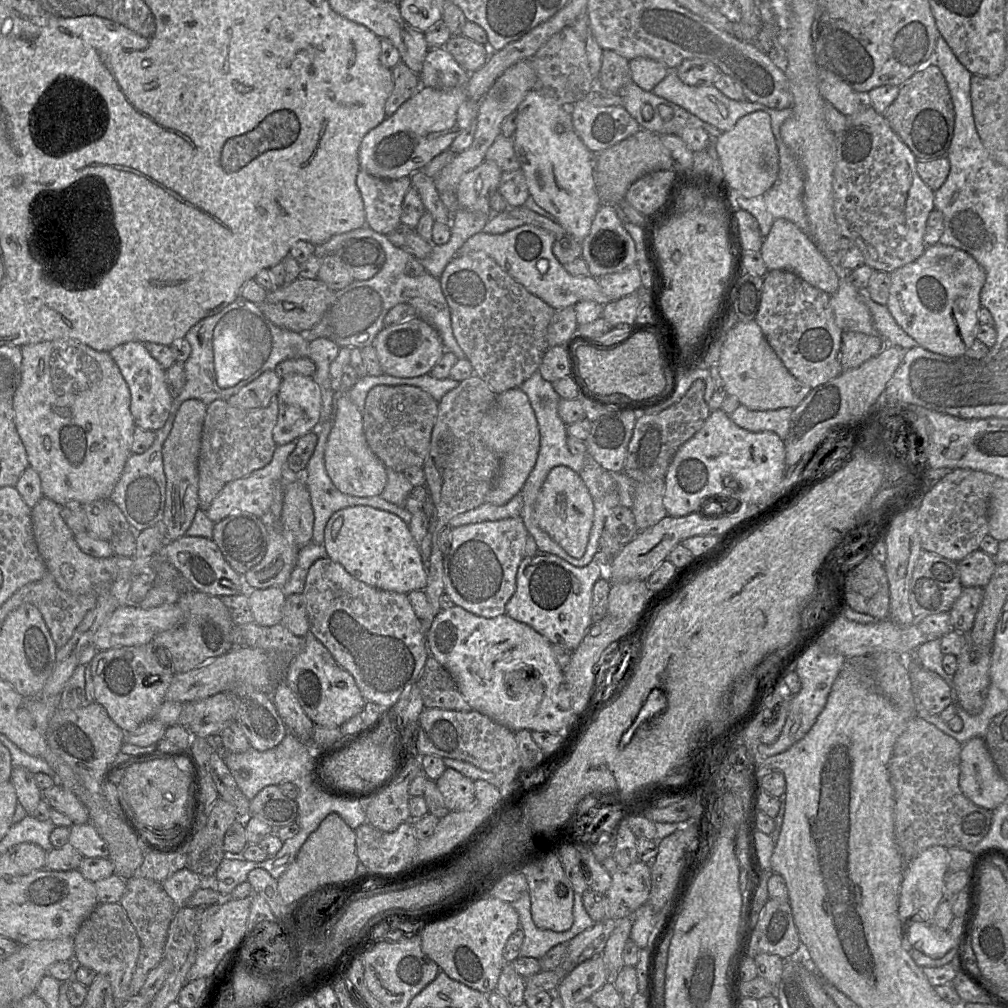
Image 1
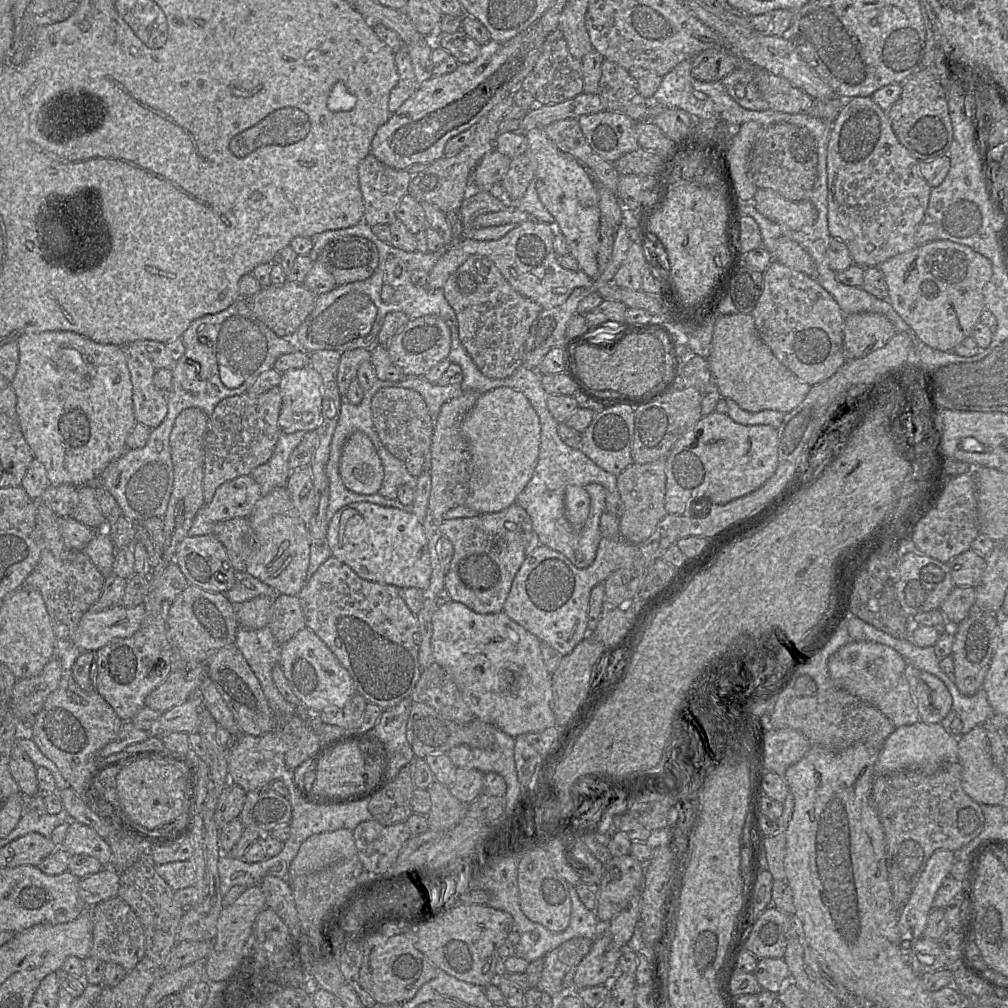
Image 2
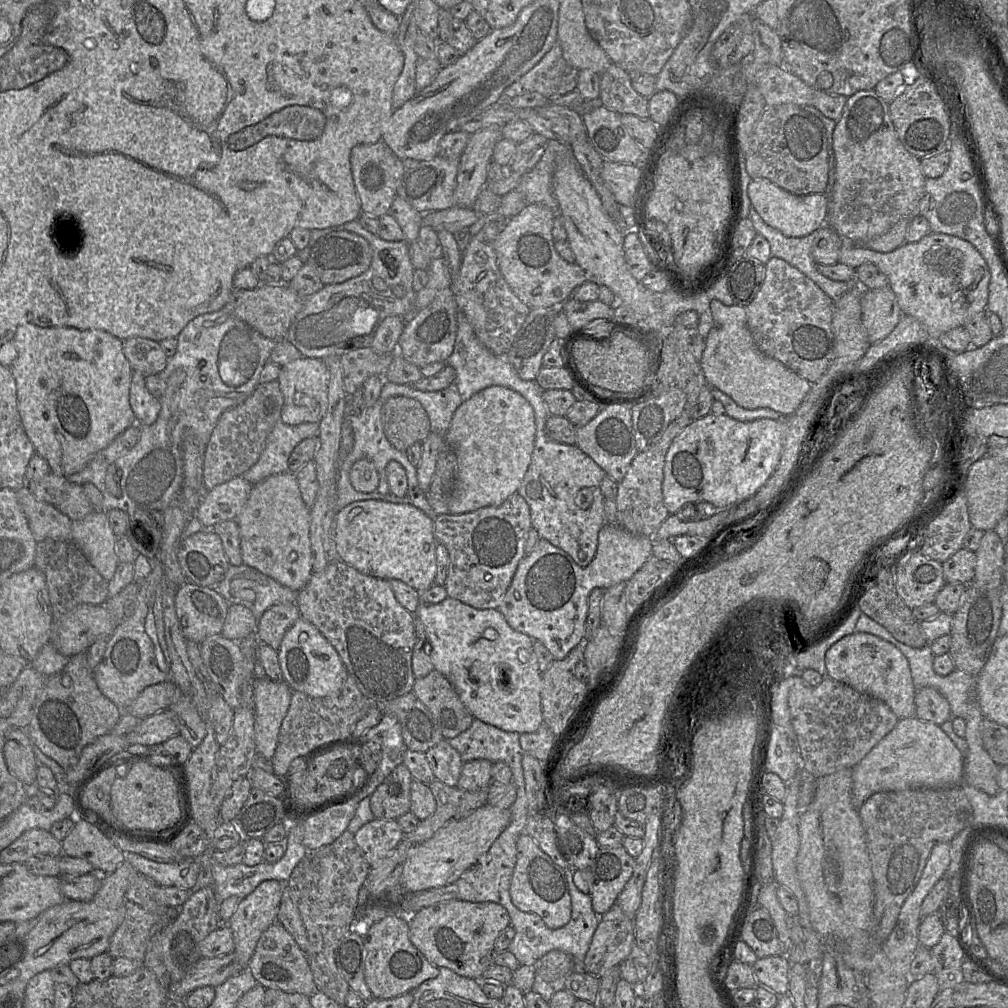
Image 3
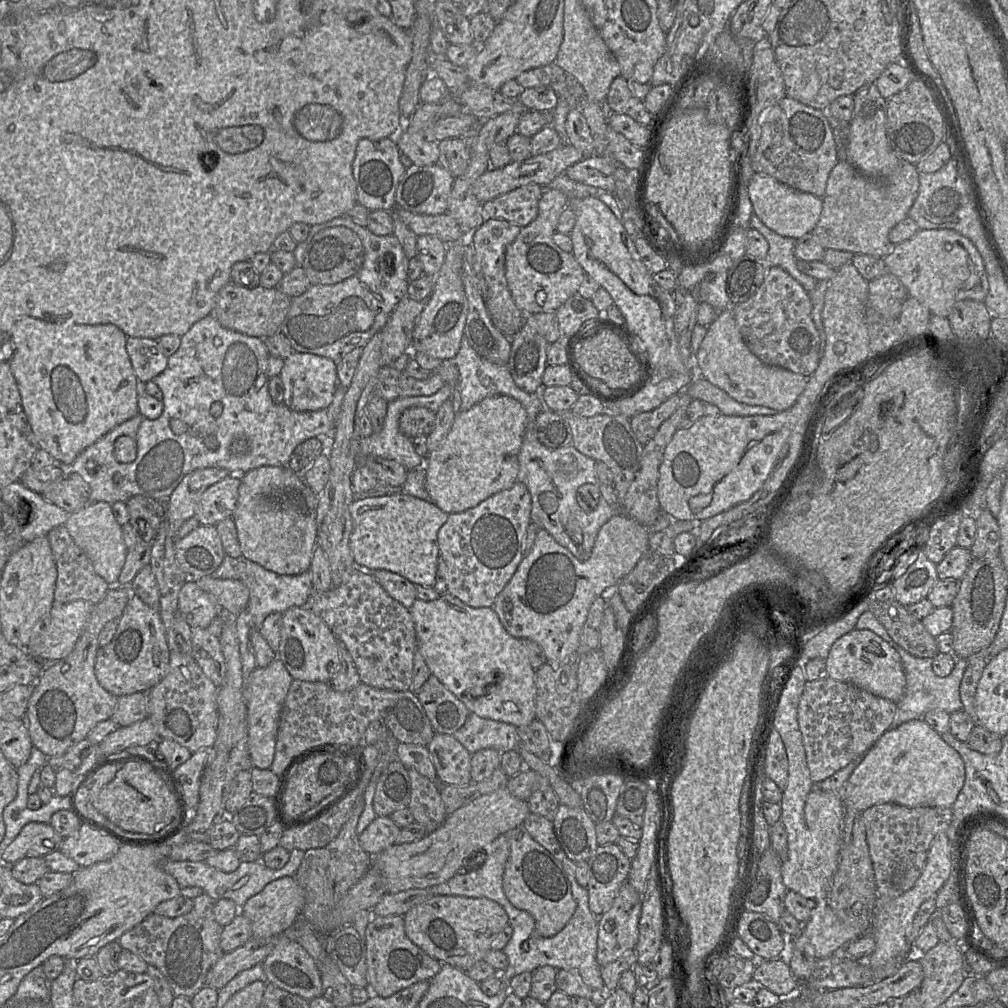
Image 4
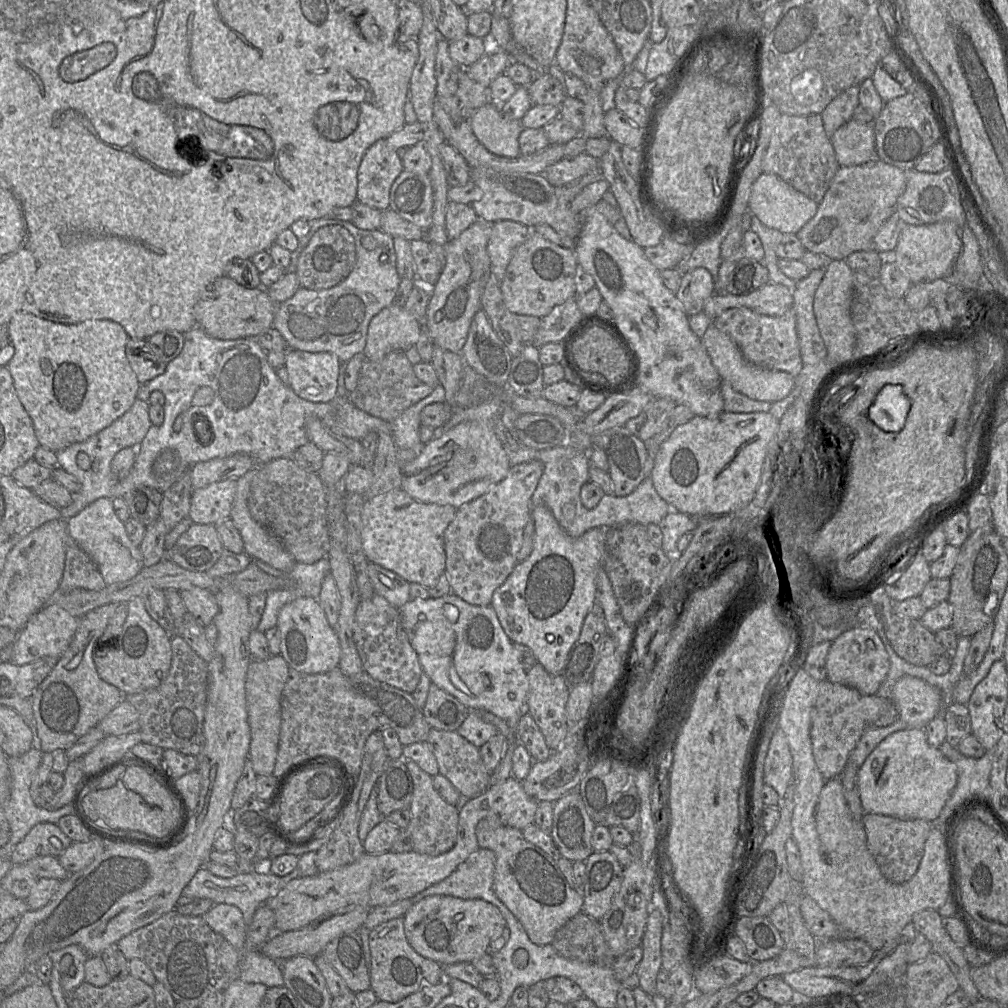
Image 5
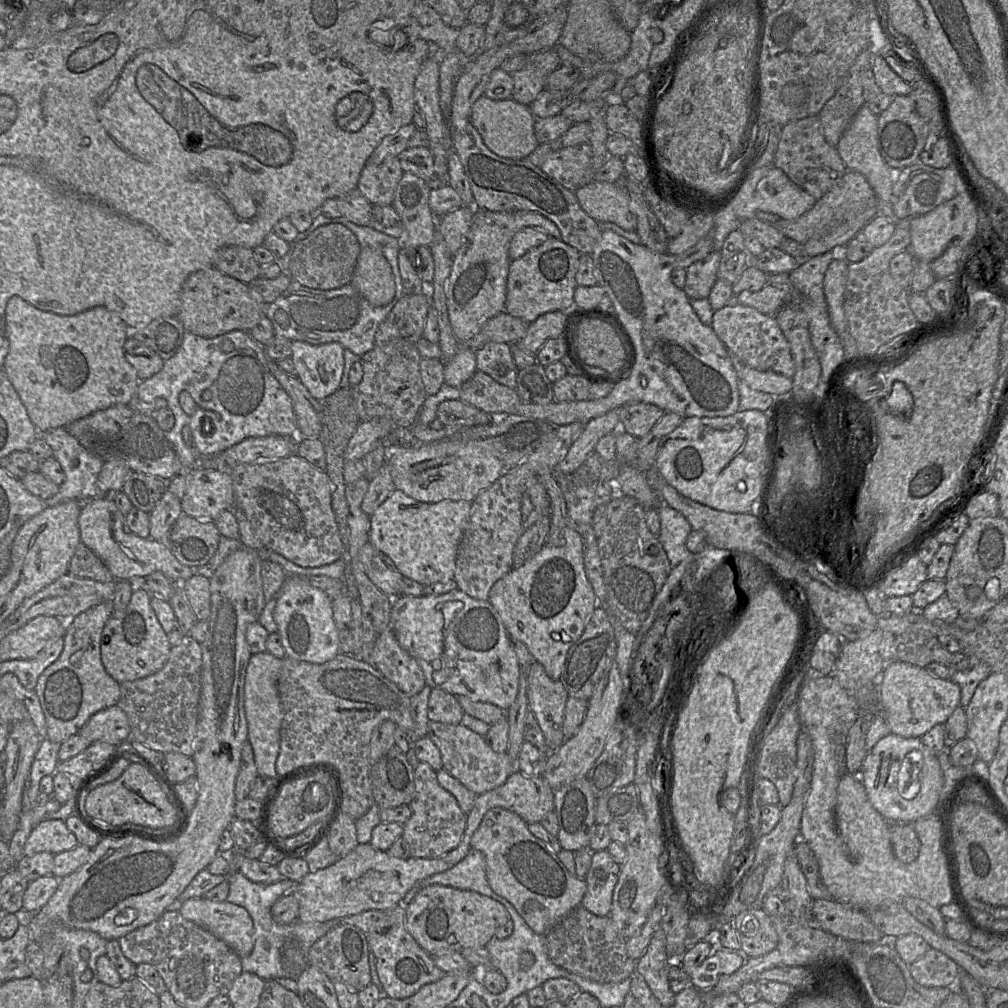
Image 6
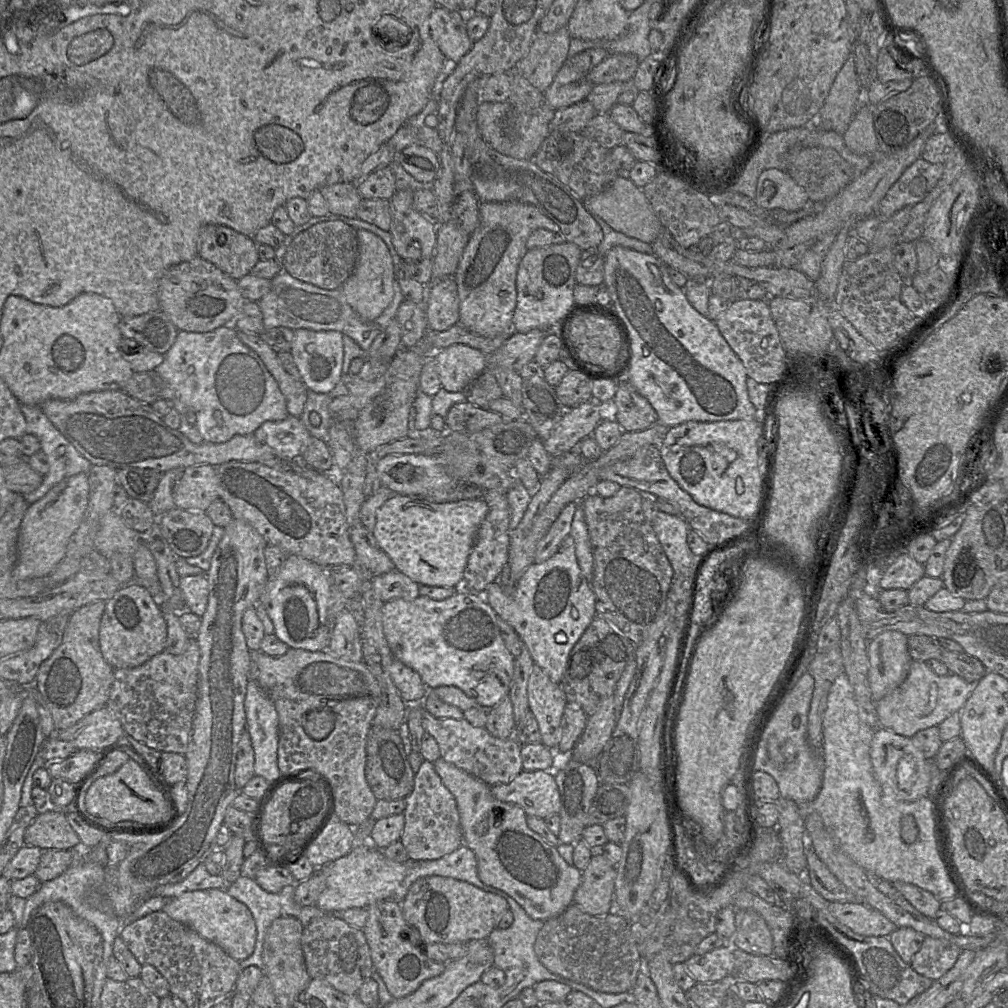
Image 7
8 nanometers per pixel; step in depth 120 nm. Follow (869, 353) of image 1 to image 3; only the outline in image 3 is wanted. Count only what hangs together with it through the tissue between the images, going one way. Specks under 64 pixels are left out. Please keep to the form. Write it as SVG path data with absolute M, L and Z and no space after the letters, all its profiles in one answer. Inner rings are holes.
M890 287L864 289L860 305L862 323L870 344L886 338L902 317L897 298Z

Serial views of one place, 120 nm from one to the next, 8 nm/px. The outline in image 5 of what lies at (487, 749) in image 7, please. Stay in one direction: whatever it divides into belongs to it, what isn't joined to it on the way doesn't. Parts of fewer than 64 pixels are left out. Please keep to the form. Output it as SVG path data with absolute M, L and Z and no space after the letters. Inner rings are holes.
M430 728L427 742L437 760L439 774L453 784L463 799L475 798L488 788L491 773L483 764L479 748L460 736L457 731Z

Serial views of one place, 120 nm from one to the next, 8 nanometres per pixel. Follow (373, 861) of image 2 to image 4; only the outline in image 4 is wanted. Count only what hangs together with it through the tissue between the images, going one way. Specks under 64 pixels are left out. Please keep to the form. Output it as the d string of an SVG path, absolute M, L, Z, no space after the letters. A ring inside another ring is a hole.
M376 817L358 836L360 847L370 856L376 856L395 844L400 828L390 817Z

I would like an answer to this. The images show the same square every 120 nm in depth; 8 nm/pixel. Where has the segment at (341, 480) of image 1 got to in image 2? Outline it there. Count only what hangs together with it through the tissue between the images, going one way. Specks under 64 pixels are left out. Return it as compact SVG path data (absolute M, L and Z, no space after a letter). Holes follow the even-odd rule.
M363 432L353 433L343 445L339 473L345 487L357 494L376 494L381 488L383 465L371 440Z

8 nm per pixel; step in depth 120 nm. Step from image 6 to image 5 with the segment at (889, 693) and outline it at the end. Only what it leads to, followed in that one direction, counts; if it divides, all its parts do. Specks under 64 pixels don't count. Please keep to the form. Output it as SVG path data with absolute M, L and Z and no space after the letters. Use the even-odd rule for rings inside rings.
M905 675L895 684L892 701L908 727L924 728L943 712L942 694L926 681Z

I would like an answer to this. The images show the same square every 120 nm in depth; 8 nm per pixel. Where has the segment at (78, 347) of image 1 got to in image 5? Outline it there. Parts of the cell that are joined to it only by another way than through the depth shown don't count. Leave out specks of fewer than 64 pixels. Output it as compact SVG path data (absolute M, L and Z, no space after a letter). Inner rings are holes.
M16 313L8 325L14 355L7 364L17 395L30 416L40 446L57 452L110 426L137 399L140 383L125 354L128 334L117 322L89 319L76 324L52 322L31 313Z

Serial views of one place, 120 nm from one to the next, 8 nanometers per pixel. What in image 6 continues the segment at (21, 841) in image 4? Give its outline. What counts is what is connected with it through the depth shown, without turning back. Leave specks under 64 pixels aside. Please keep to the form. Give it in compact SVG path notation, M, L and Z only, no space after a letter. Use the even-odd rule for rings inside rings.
M43 819L30 832L23 855L31 857L40 852L57 854L78 845L76 836L60 819Z

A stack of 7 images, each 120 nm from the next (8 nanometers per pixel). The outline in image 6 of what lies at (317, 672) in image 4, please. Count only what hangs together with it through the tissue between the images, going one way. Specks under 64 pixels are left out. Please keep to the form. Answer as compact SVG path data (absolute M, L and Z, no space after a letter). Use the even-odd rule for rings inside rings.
M287 575L277 593L273 617L286 657L313 664L323 664L340 653L338 631L333 619L332 600L323 590L311 586L302 576Z

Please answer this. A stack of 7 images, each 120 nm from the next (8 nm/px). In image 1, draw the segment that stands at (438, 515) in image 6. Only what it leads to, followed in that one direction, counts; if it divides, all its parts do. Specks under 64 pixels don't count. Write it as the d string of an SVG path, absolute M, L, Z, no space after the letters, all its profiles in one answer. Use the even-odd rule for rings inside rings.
M364 505L339 510L330 517L325 527L324 546L328 558L341 564L352 577L369 586L403 594L414 590L425 590L427 576L420 547L415 542L409 525L393 513Z

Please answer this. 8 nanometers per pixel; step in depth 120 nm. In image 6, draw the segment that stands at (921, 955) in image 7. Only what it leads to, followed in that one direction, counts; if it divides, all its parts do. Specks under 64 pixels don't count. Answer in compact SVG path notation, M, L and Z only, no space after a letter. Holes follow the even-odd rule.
M929 947L926 953L909 965L913 979L925 987L954 986L959 966L948 956Z

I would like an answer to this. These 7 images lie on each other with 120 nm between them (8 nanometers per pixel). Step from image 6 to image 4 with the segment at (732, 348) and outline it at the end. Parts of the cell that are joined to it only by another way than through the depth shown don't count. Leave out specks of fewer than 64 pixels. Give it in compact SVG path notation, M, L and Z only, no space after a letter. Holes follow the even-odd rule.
M768 266L758 290L745 302L732 304L743 340L763 363L810 377L820 361L820 337L812 319L808 292L785 270Z

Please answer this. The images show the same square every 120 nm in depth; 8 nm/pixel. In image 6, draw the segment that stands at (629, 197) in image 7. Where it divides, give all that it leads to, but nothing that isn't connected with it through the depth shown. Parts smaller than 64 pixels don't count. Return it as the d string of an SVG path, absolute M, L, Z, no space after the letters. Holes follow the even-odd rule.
M592 181L575 191L581 208L597 222L614 223L636 232L637 218L630 211L627 189L619 183Z

